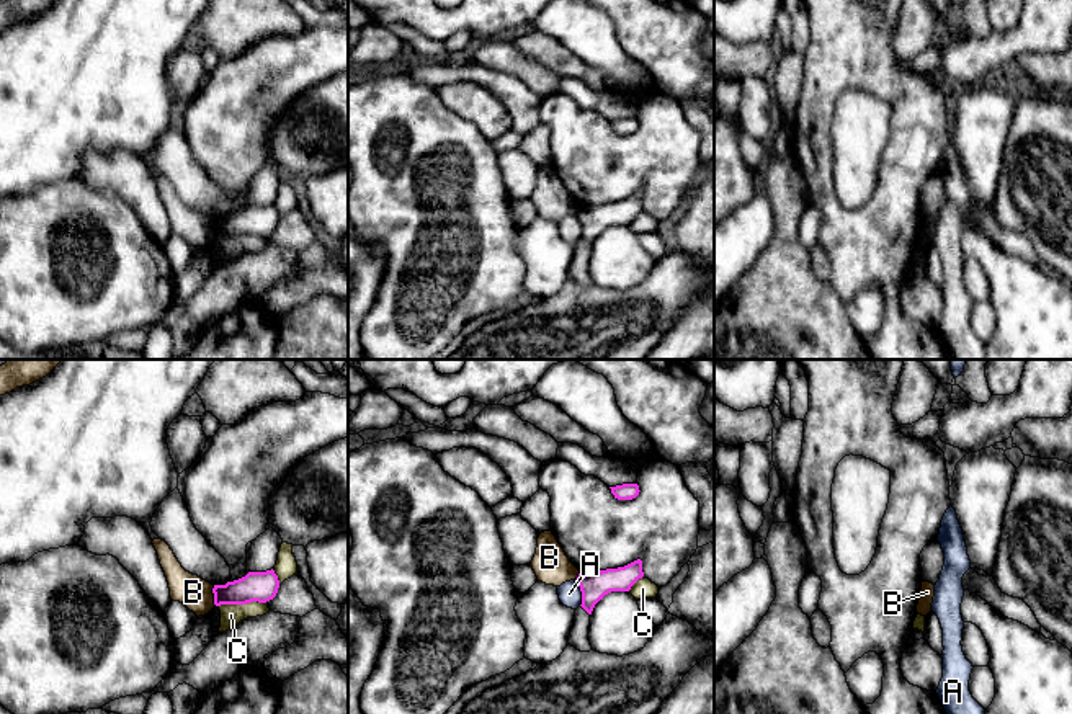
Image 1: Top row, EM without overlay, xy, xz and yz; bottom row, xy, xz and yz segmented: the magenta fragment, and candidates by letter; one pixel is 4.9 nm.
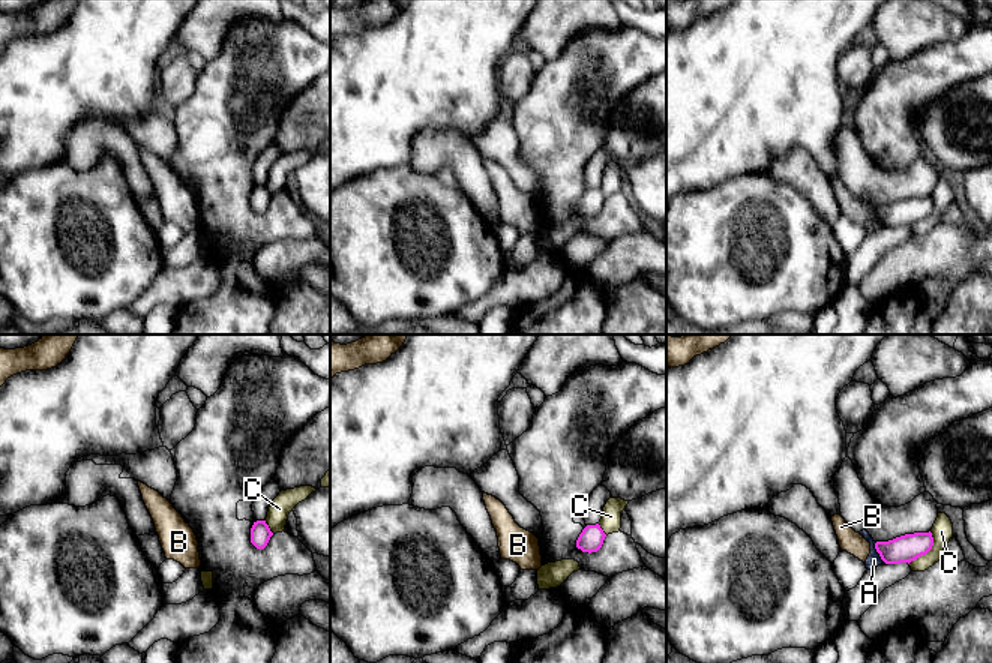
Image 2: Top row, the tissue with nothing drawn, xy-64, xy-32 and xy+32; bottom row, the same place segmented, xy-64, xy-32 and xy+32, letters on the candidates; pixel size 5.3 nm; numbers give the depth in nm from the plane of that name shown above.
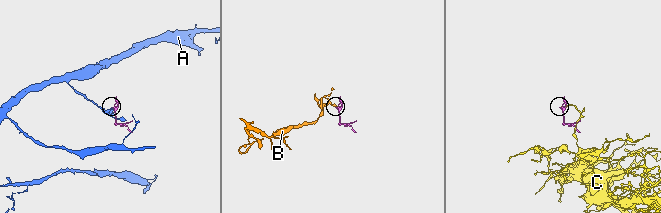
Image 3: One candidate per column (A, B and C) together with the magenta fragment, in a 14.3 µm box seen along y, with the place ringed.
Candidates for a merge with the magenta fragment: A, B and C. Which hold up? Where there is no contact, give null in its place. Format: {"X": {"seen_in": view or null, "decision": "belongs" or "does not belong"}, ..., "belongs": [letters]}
{"A": {"seen_in": "xz", "decision": "does not belong"}, "B": {"seen_in": "xy", "decision": "does not belong"}, "C": {"seen_in": "xy", "decision": "does not belong"}, "belongs": []}

